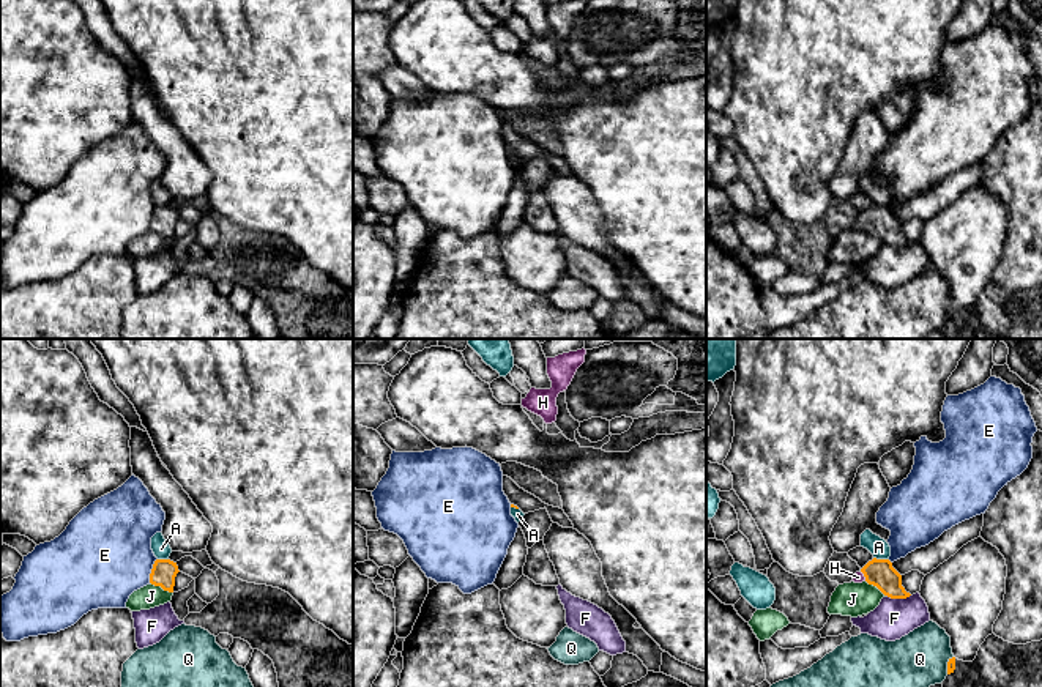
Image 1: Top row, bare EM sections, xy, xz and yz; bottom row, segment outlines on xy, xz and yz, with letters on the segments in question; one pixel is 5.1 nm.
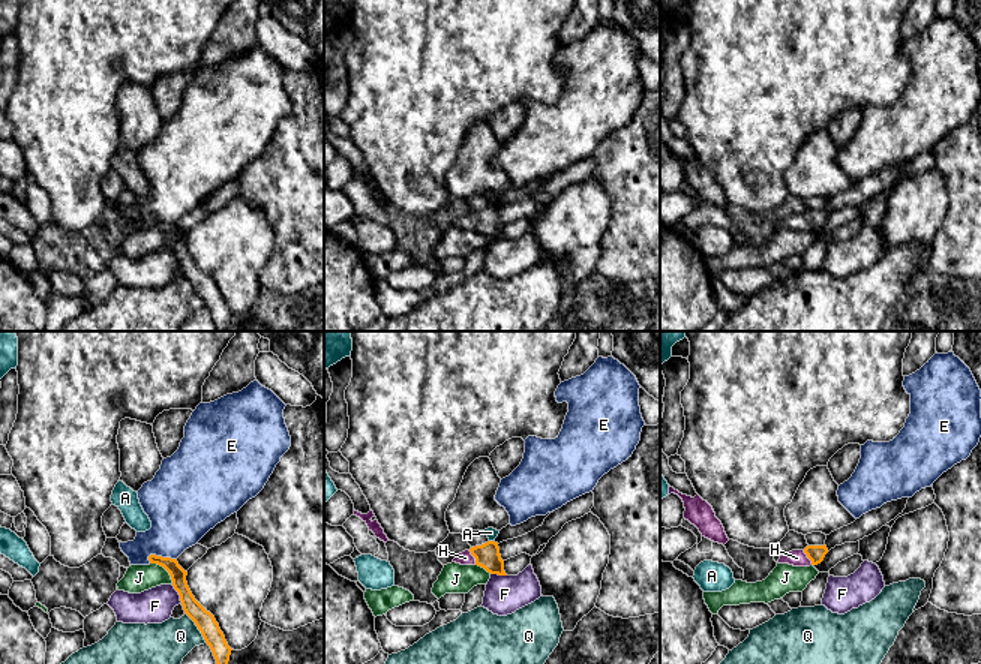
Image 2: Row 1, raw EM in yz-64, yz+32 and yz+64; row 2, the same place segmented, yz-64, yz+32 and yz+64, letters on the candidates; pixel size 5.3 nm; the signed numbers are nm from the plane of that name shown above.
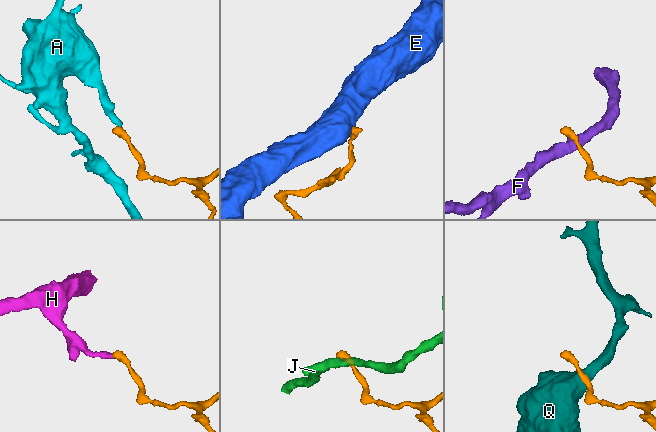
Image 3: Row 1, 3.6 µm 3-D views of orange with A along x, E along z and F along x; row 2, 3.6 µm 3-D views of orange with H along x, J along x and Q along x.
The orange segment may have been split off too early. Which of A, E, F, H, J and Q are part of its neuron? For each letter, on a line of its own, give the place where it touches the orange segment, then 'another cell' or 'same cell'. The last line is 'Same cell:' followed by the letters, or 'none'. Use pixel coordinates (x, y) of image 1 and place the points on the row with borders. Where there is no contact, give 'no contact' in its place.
A: yz (881, 560) | another cell
E: xy (152, 571) | another cell
F: yz (899, 597) | another cell
H: yz (864, 575) | same cell
J: xy (161, 586) | another cell
Q: yz (948, 665) | another cell
Same cell: H

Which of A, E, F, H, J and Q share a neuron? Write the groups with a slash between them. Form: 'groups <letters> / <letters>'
groups A / E / F / H / J / Q

